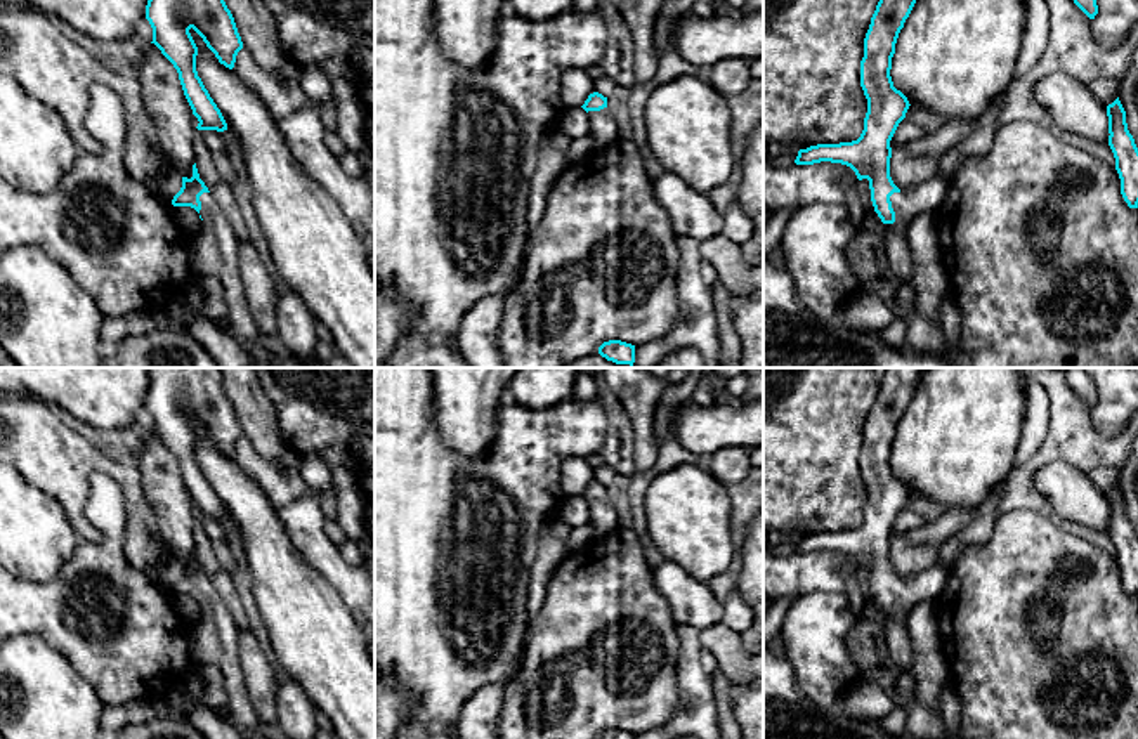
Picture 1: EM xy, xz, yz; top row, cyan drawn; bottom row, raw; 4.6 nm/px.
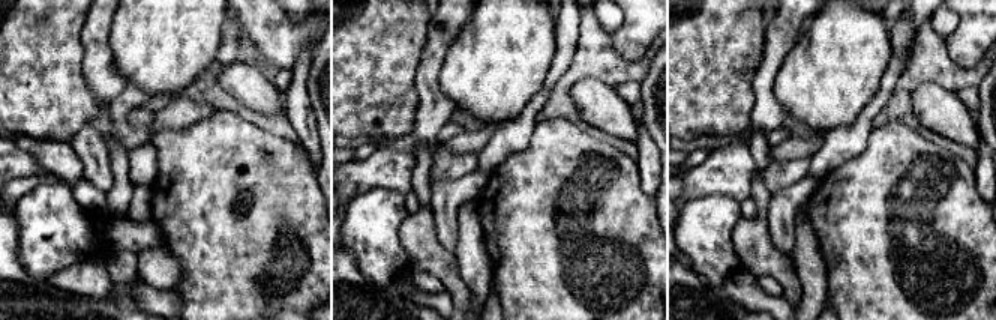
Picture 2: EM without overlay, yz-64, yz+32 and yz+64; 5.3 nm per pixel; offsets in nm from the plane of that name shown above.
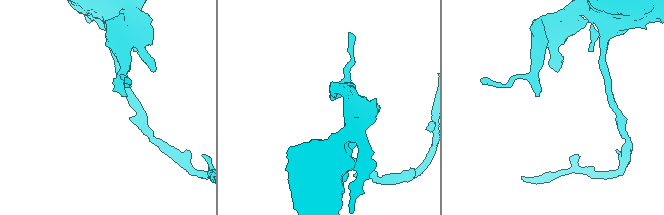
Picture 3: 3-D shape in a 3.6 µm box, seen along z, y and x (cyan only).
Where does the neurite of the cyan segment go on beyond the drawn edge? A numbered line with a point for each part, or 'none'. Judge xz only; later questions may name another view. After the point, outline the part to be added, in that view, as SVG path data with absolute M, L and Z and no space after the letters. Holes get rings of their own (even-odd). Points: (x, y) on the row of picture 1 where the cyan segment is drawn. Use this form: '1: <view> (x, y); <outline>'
1: xz (602, 125); M609 108L588 111L588 118L595 149L604 149L619 139L618 125Z

